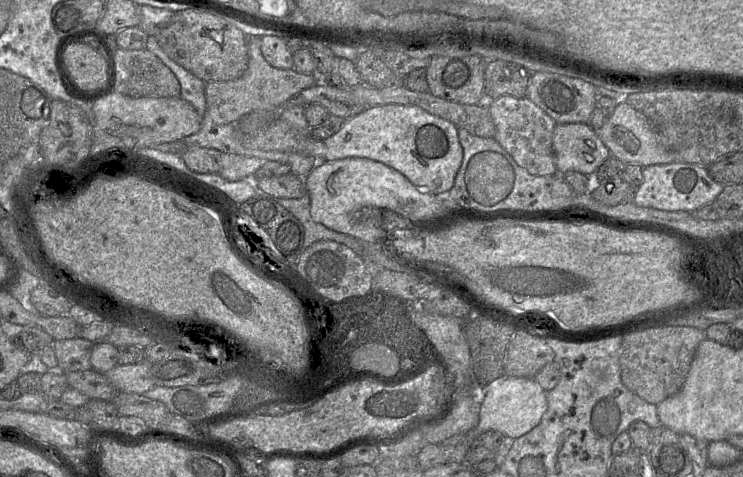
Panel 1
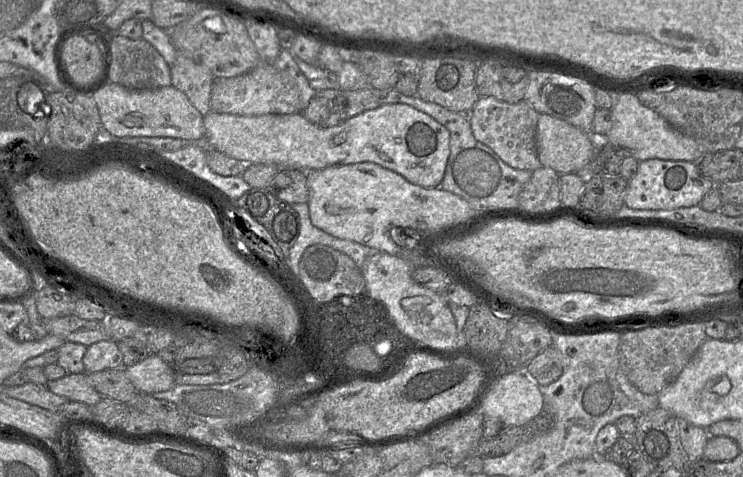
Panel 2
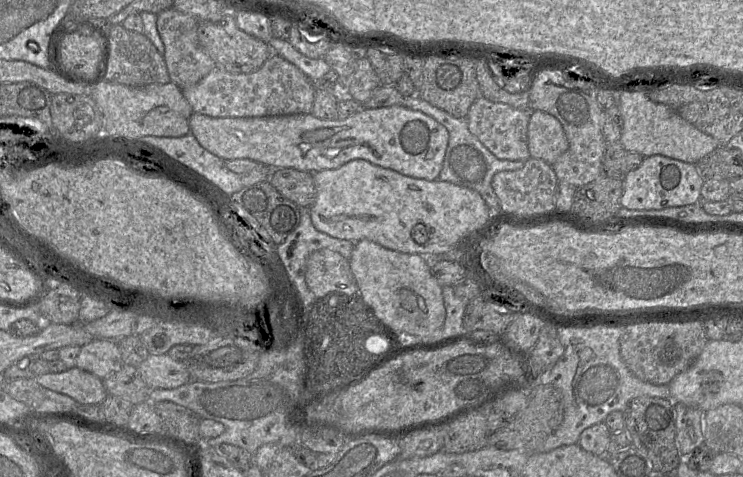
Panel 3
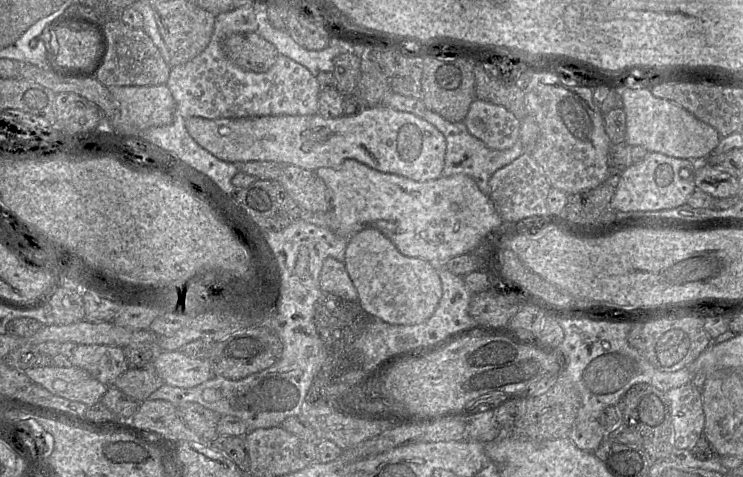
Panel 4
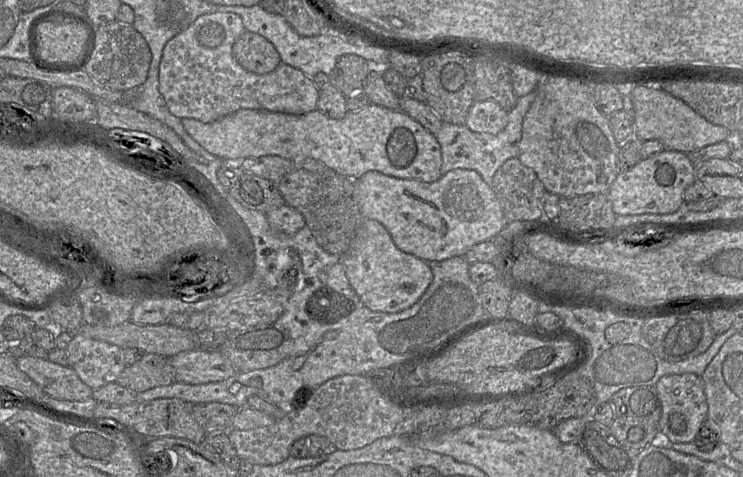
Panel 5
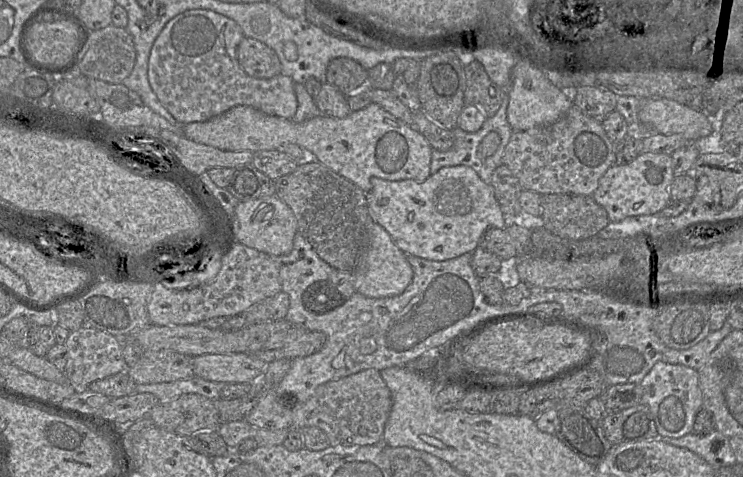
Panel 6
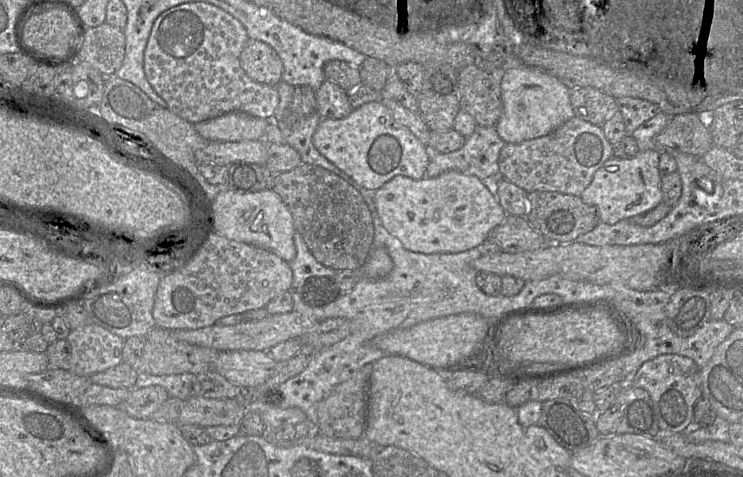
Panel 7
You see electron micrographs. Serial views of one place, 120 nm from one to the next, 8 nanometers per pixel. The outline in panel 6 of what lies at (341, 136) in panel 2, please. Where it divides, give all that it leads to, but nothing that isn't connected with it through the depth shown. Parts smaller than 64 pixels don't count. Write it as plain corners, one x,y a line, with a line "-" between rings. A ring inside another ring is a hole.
374,102
361,110
351,111
345,118
320,115
301,123
296,123
292,119
284,117
268,115
251,106
237,105
211,119
180,125
182,126
182,134
188,139
227,151
249,150
257,152
276,150
284,143
297,144
310,157
351,181
366,194
372,188
370,182
372,177
389,181
411,179
423,182
431,175
432,147
426,138
414,126
404,123

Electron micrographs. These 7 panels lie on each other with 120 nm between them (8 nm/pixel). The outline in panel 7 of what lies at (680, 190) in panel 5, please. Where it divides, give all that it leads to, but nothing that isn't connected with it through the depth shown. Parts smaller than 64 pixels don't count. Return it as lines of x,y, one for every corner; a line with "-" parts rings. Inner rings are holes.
656,150
640,151
629,159
612,156
594,173
580,198
594,206
600,221
609,225
651,211
663,202
659,158
659,151

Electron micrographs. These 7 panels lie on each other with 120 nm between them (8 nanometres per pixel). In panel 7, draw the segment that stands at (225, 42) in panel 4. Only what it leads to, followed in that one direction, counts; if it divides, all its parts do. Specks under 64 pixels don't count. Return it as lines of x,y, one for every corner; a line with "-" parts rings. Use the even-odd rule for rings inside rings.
249,39
241,52
240,63
246,75
257,83
277,86
282,81
283,62
264,42

